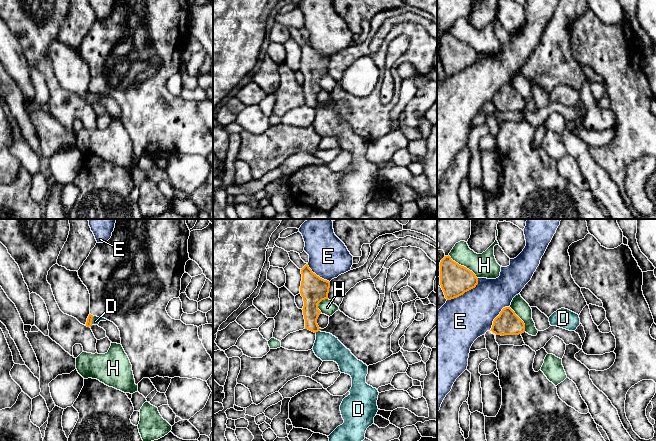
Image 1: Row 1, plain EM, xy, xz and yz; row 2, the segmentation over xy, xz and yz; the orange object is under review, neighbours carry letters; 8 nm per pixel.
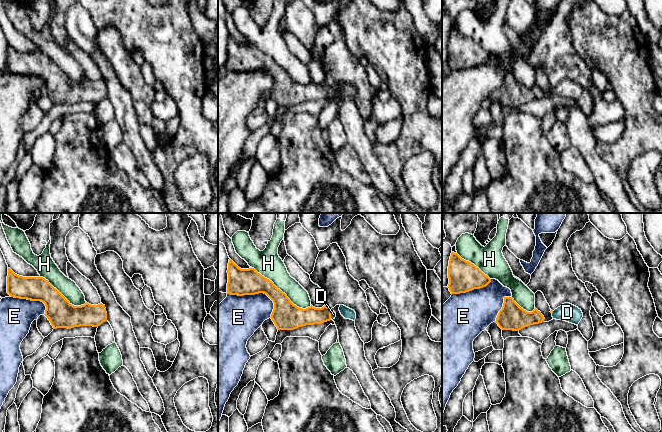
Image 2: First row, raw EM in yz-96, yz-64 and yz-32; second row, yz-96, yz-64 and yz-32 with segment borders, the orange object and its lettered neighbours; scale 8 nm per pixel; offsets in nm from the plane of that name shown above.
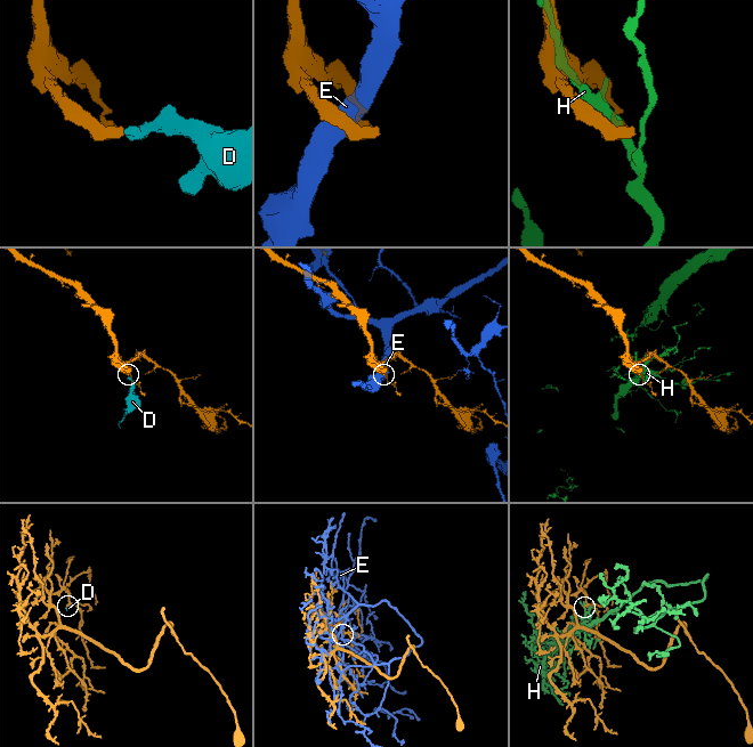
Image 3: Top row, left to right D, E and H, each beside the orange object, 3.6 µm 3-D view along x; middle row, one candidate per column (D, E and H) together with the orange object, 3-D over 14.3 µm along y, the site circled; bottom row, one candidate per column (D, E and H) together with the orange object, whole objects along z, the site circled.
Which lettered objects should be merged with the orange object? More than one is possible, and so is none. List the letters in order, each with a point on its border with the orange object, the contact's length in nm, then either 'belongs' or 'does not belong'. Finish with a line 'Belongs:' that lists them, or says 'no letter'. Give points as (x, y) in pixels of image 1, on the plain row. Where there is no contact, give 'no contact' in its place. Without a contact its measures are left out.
D: meets orange in xy at (91, 96); contact 80 nm long; belongs
E: meets orange in yz at (465, 67); contact 320 nm long; does not belong
H: meets orange in yz at (463, 42); contact 300 nm long; does not belong
Belongs: D

